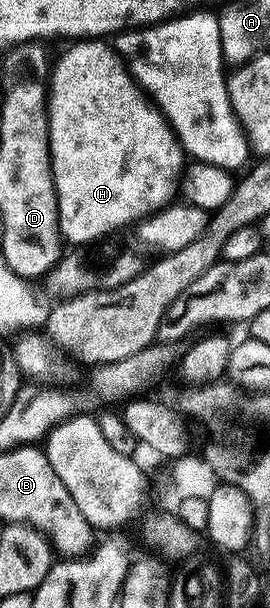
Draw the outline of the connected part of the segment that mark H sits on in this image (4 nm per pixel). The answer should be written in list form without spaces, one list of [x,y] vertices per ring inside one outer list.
[[[76,40],[71,43],[72,46],[68,51],[65,52],[64,56],[59,60],[56,68],[52,72],[52,82],[50,81],[50,95],[48,98],[48,152],[52,156],[52,180],[56,184],[56,203],[58,204],[58,212],[60,213],[60,236],[65,243],[68,242],[92,242],[95,238],[100,238],[103,234],[108,234],[111,230],[116,230],[119,226],[128,226],[139,223],[141,220],[148,217],[149,214],[155,214],[156,211],[164,209],[165,206],[169,205],[173,201],[172,198],[176,194],[176,186],[178,190],[178,183],[182,178],[182,167],[186,162],[186,155],[179,142],[176,141],[176,135],[172,132],[172,127],[168,125],[168,122],[164,118],[163,114],[156,109],[155,105],[146,97],[145,91],[138,85],[135,77],[130,73],[129,67],[126,65],[125,59],[121,58],[116,53],[115,49],[111,45],[108,46],[104,40]]]

